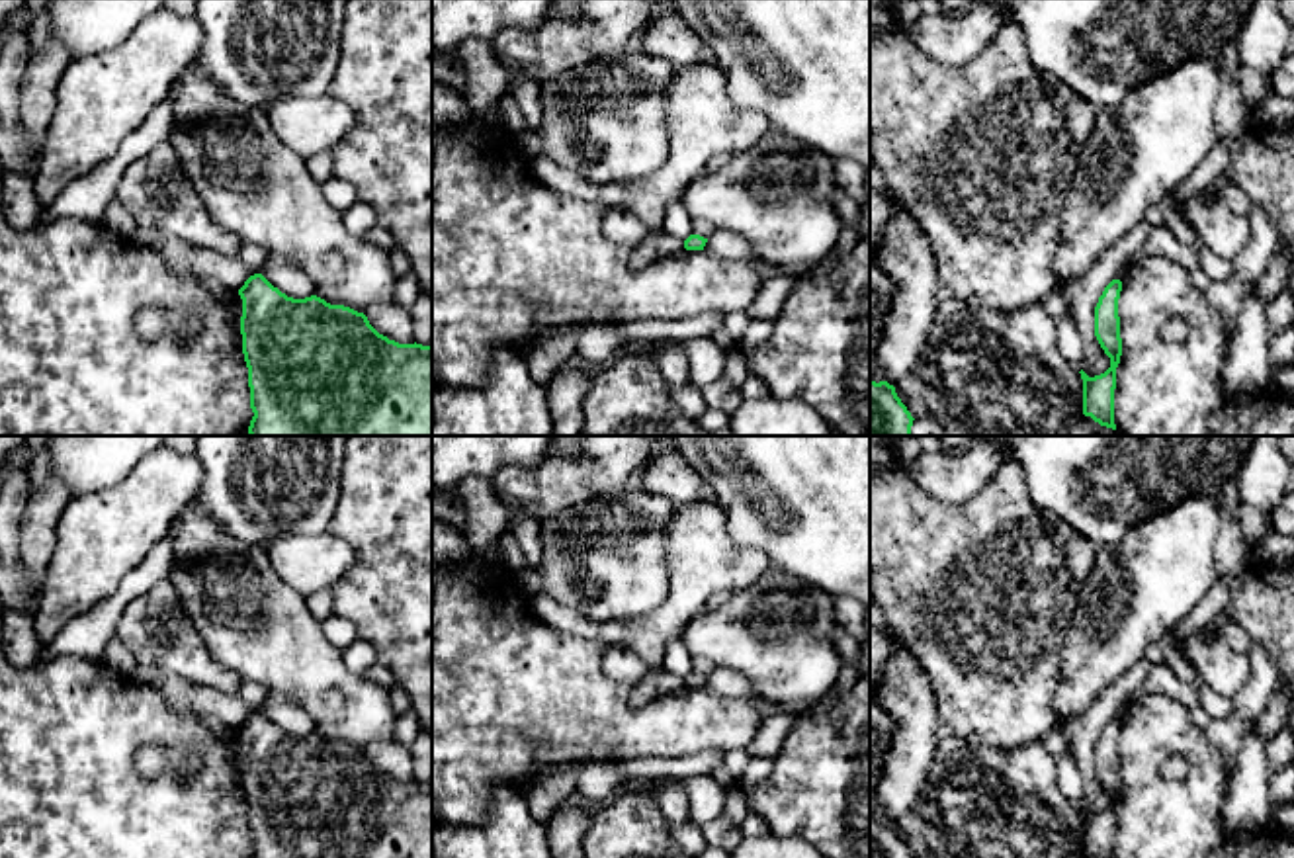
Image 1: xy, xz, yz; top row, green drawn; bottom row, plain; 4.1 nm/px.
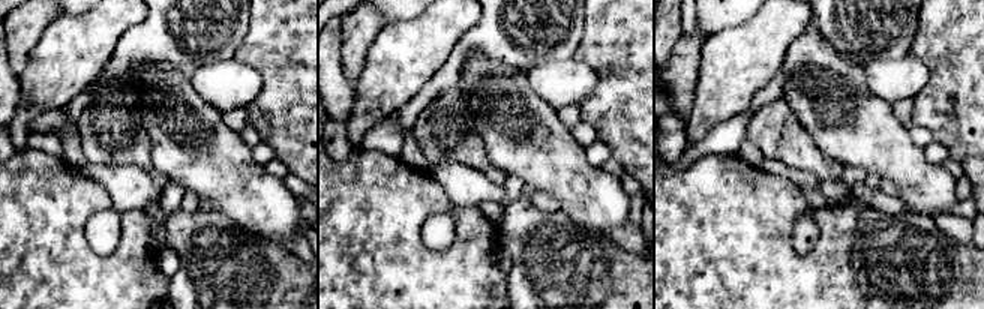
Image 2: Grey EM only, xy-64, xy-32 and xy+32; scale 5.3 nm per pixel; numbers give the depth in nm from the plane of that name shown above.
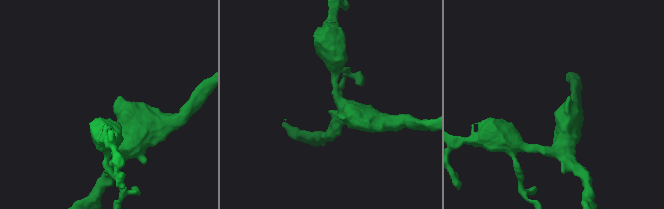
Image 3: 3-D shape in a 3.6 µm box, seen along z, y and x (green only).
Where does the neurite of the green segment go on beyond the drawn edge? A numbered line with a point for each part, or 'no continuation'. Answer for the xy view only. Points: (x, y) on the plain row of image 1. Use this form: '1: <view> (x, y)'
no continuation

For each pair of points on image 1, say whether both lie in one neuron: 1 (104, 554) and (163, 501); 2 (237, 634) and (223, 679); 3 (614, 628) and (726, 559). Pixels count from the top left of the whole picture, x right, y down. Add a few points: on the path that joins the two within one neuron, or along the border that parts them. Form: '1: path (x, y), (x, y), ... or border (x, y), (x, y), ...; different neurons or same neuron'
1: path (118, 540), (149, 509); same neuron
2: border (198, 634), (210, 655), (241, 679); different neurons
3: path (642, 628), (657, 628), (698, 587); same neuron

